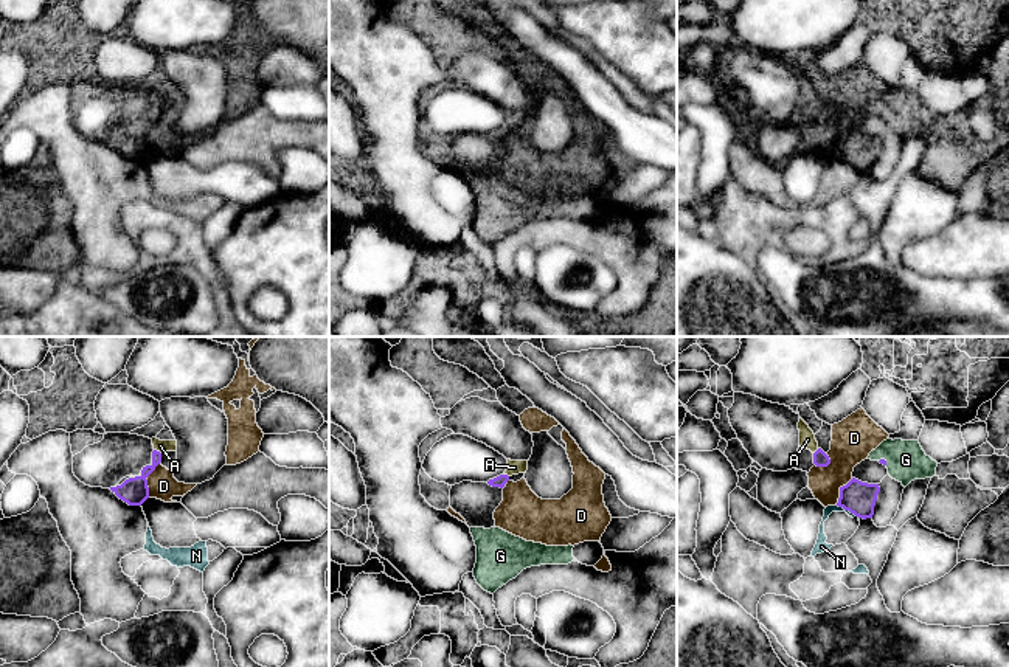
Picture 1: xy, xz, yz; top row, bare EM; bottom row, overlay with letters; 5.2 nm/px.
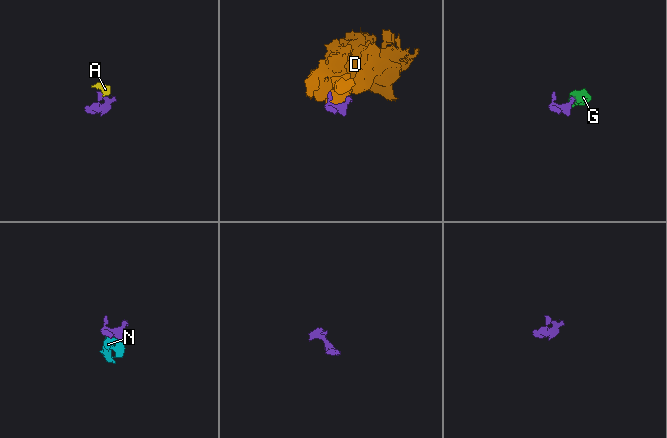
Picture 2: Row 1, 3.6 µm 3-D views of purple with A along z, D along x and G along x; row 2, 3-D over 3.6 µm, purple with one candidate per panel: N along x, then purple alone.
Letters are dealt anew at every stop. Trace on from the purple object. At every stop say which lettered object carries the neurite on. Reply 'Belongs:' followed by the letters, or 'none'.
Belongs: A, G

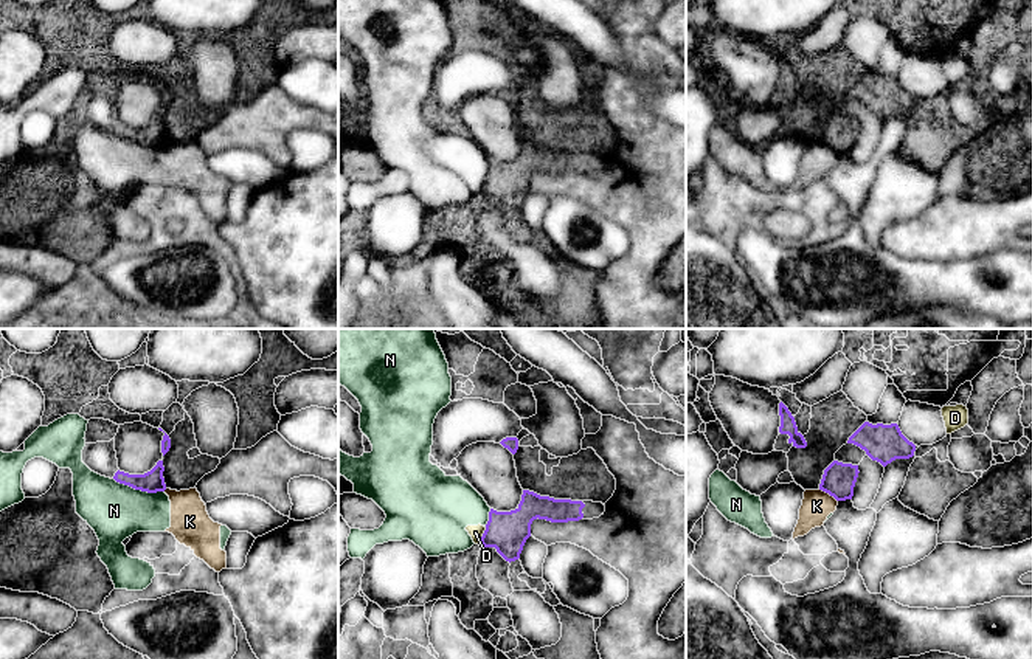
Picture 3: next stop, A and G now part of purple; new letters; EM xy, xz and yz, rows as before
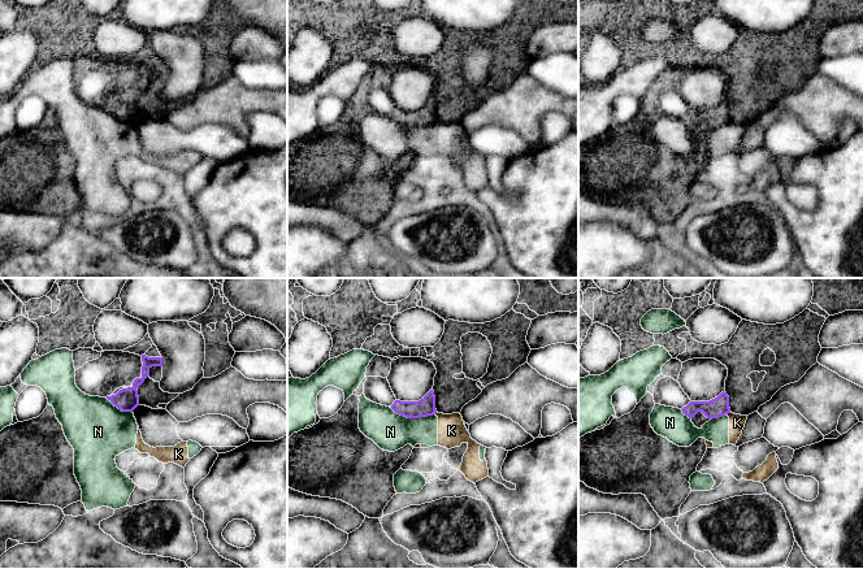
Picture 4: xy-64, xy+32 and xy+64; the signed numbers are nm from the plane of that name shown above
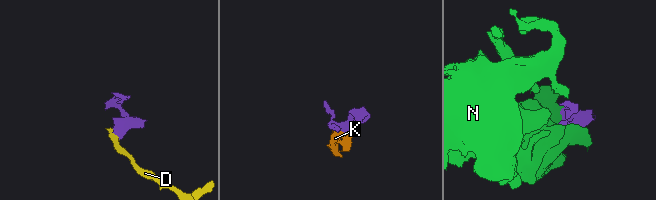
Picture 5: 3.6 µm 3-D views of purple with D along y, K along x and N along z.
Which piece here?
Belongs: none

